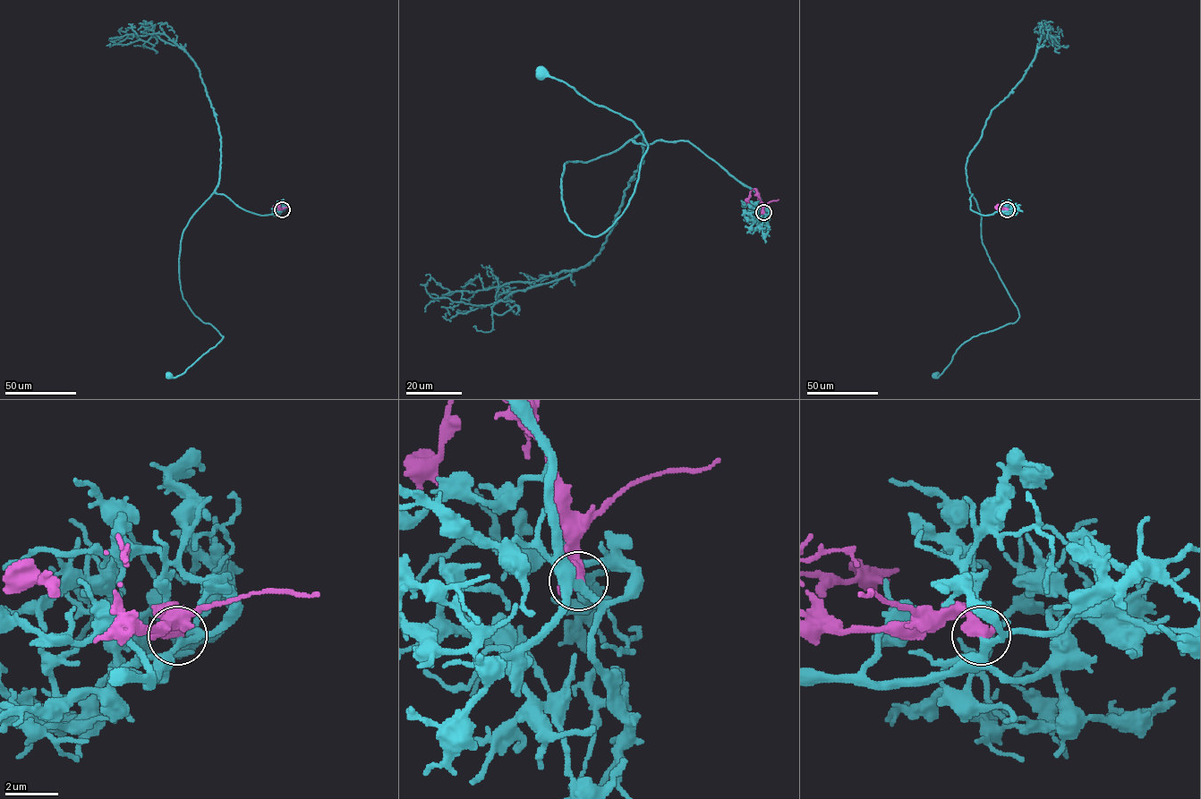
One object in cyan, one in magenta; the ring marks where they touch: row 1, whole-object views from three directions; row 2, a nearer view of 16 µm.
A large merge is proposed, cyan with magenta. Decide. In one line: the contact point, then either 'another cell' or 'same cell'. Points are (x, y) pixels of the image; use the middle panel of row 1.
at (763, 212); same cell

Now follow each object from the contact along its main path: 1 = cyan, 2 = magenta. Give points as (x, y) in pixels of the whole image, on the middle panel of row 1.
1: (763, 212), (687, 141), (630, 140), (564, 164), (564, 210), (584, 234), (622, 213), (648, 144), (541, 71)
2: (763, 212), (759, 193), (754, 189), (750, 191), (746, 204)

